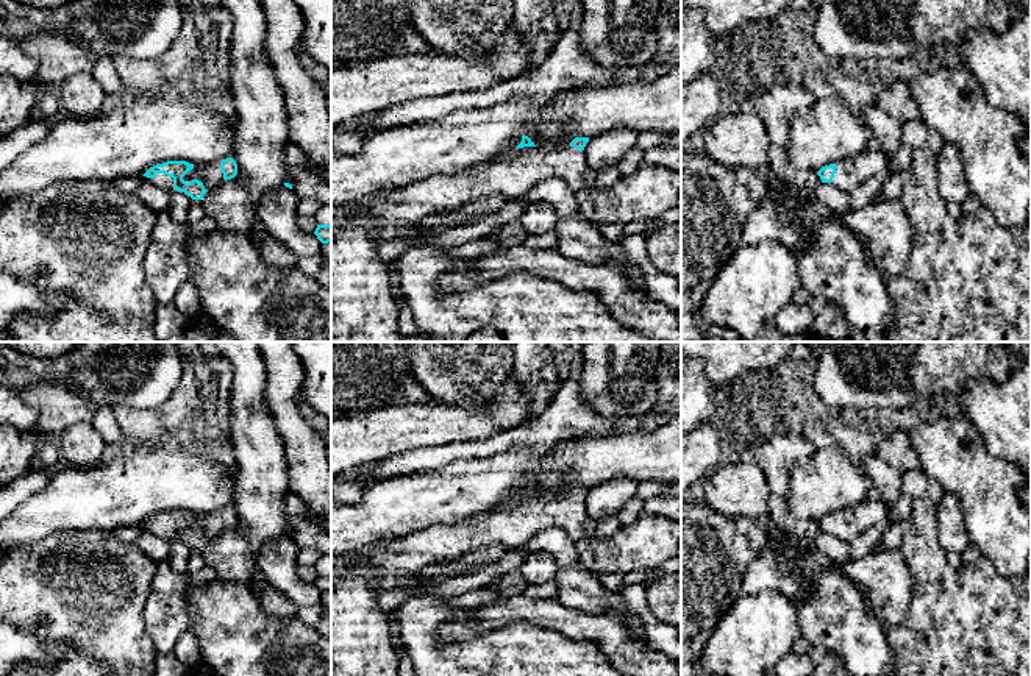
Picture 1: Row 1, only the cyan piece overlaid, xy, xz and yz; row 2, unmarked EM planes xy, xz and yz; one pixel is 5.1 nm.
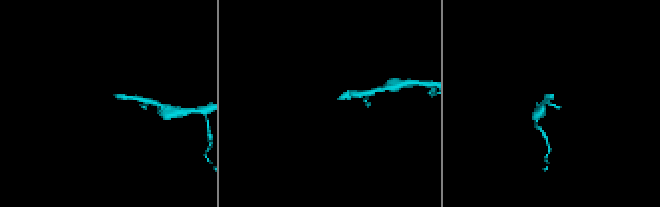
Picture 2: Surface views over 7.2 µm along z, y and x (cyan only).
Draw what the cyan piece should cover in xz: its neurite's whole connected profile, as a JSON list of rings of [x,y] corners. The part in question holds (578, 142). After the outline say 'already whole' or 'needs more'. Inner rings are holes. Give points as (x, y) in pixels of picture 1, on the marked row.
[[[528,136],[494,161],[448,176],[431,176],[403,187],[384,189],[353,203],[355,209],[383,225],[411,225],[441,211],[453,211],[491,194],[508,200],[523,197],[551,178],[573,192],[595,184],[595,170],[587,164],[584,147],[589,137],[575,137],[558,150],[540,150]]] | needs more

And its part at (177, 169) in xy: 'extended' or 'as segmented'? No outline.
extended

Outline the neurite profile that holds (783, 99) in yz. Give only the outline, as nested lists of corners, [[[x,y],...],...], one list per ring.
[[[776,81],[769,89],[756,89],[748,94],[739,112],[759,116],[769,133],[770,145],[786,148],[790,119],[814,100],[815,97],[804,87]]]

